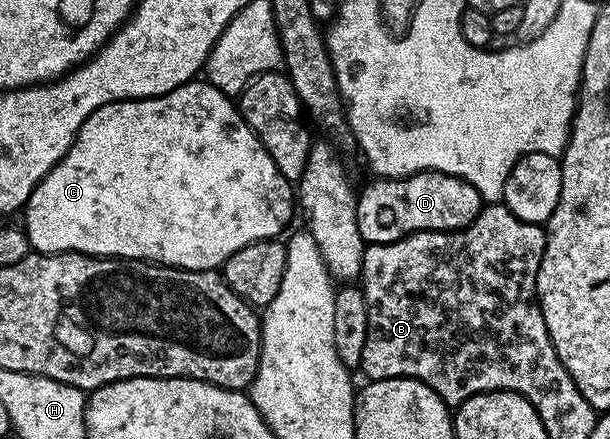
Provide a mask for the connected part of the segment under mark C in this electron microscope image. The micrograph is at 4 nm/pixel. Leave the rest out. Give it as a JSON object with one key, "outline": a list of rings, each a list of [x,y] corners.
{"outline":[[[195,78],[189,84],[182,84],[176,90],[172,90],[163,96],[150,96],[147,100],[114,100],[110,104],[100,106],[100,110],[96,110],[87,118],[80,126],[78,137],[72,142],[72,146],[68,150],[68,154],[57,166],[45,176],[39,184],[34,187],[33,194],[30,199],[26,201],[24,215],[26,215],[26,224],[24,223],[24,231],[30,240],[31,249],[35,252],[85,252],[88,256],[109,256],[111,258],[121,258],[123,260],[149,260],[156,264],[167,264],[173,268],[183,268],[184,270],[218,270],[225,264],[226,260],[232,255],[240,251],[244,246],[248,246],[257,240],[272,240],[281,237],[283,234],[282,227],[290,220],[290,215],[293,214],[294,208],[296,209],[296,192],[292,187],[291,181],[284,178],[284,174],[280,174],[280,170],[276,166],[276,162],[272,162],[272,158],[268,154],[268,150],[260,142],[260,138],[248,126],[248,122],[242,113],[238,110],[238,105],[227,93],[215,86],[212,82],[206,84],[202,78]]]}

